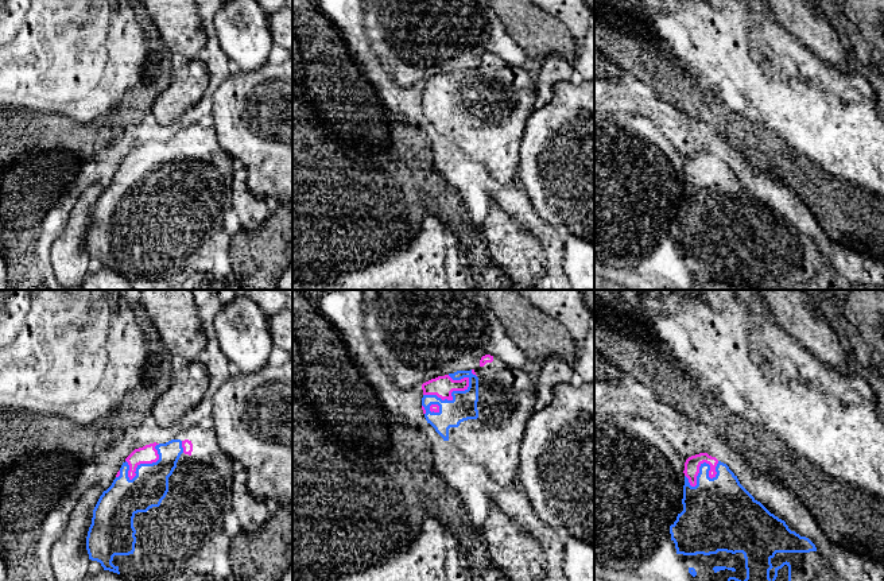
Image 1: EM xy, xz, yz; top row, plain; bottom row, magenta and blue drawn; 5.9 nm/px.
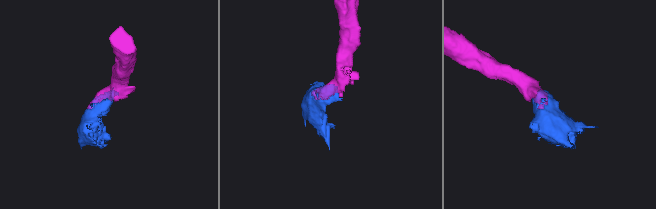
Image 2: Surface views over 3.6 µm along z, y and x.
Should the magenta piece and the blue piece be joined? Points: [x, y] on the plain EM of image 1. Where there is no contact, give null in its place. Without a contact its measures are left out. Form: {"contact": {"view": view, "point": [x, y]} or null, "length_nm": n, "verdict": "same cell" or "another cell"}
{"contact": {"view": "xz", "point": [452, 96]}, "length_nm": 300, "verdict": "same cell"}

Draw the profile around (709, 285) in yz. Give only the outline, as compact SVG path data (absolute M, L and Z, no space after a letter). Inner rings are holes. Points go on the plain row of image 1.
M718 280L698 282L691 290L765 290L751 284L732 284Z

